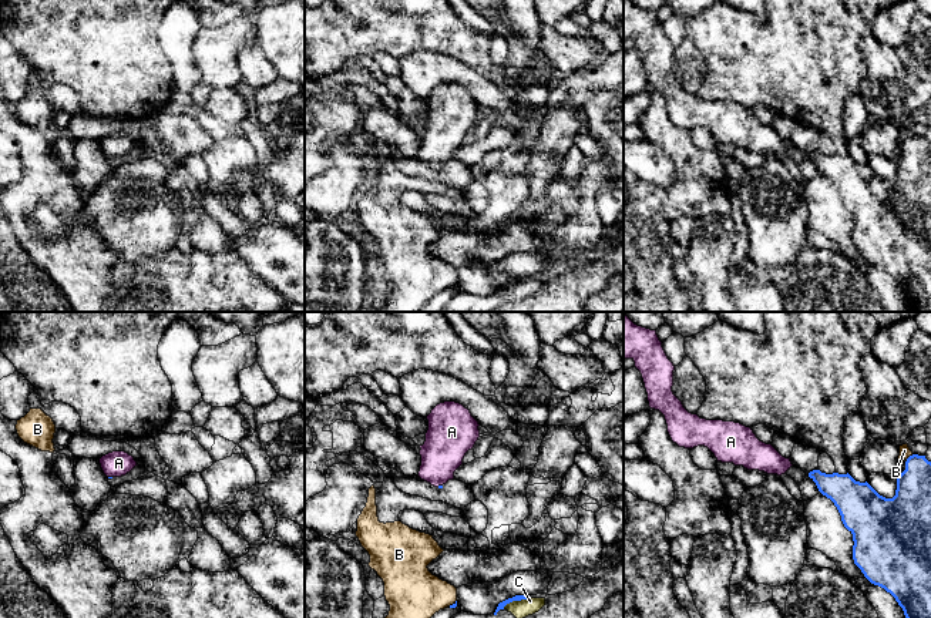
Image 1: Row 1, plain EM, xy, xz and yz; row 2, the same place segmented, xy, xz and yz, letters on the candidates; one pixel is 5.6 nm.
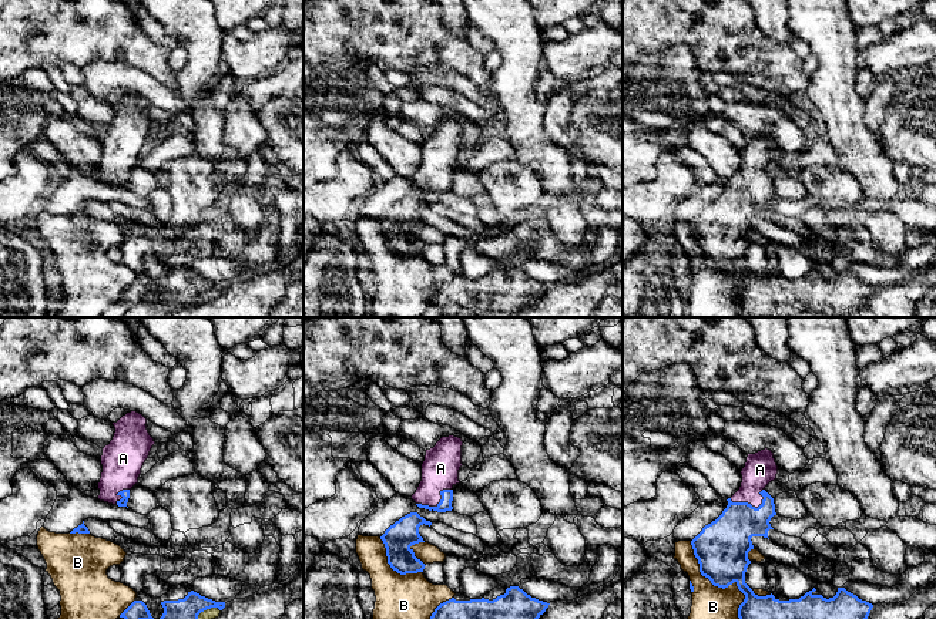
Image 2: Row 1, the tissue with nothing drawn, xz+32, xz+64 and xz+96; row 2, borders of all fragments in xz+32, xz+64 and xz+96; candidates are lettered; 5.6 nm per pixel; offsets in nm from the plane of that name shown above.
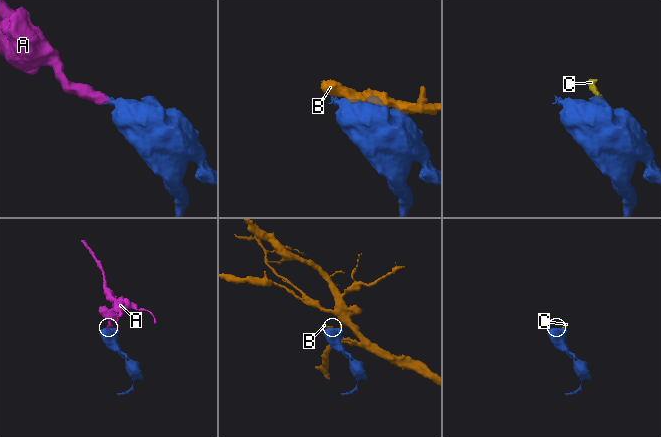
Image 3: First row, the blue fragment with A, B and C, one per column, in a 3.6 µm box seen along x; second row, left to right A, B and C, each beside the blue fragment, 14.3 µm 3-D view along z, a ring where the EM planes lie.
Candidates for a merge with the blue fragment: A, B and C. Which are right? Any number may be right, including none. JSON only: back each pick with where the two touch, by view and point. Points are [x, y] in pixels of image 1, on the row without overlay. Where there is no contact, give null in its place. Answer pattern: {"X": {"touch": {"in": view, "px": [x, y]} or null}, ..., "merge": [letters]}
{"A": {"touch": {"in": "xz", "px": [439, 167]}}, "merge": ["A"]}

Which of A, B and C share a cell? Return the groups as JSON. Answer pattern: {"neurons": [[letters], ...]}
{"neurons": [["A"], ["B"], ["C"]]}

